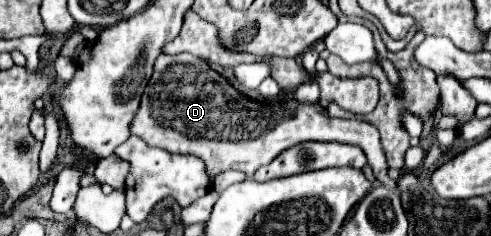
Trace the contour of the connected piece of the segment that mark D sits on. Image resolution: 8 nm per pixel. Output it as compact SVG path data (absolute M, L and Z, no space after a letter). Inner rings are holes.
M160 54L156 58L154 74L142 94L140 108L130 124L130 134L140 136L148 146L202 158L212 178L222 170L242 170L252 176L280 152L308 140L354 144L364 150L376 178L382 184L390 184L386 154L382 150L378 130L372 124L330 118L318 104L300 106L292 98L270 104L252 102L236 92L226 78L208 66L208 62L192 54ZM204 136L248 136L248 140L232 142Z

